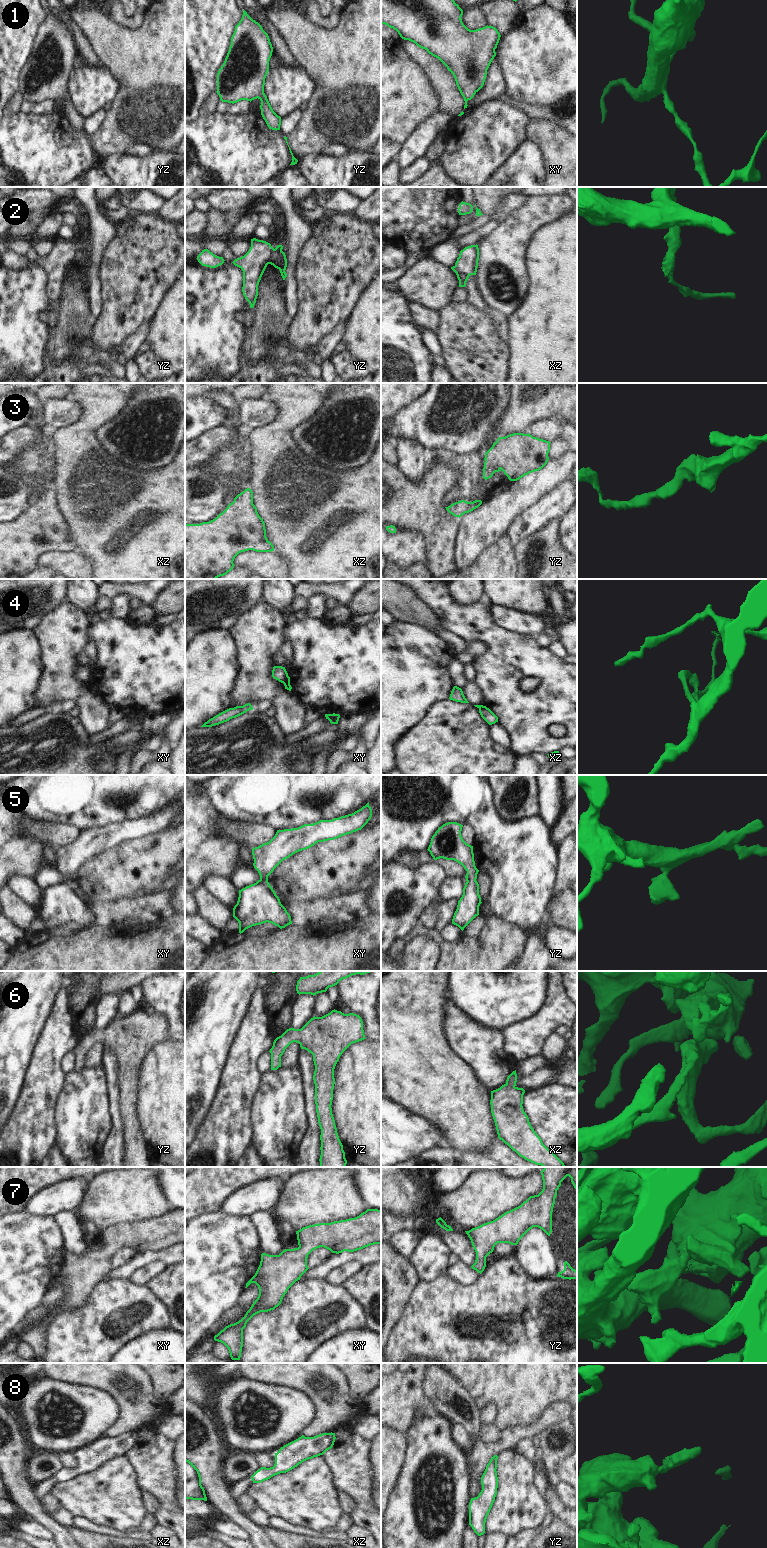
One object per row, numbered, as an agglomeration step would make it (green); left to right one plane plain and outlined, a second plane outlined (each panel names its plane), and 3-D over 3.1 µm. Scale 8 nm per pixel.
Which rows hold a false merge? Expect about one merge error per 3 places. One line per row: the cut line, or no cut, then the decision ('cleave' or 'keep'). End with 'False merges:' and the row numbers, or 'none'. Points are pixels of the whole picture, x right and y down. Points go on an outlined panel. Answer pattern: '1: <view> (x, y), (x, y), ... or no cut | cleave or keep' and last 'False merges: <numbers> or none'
1: no cut | keep
2: yz (281, 249), (275, 249), (272, 252), (268, 263) | cleave
3: no cut | keep
4: xy (288, 676), (283, 683) | cleave
5: no cut | keep
6: no cut | keep
7: no cut | keep
8: no cut | keep
False merges: 2, 4

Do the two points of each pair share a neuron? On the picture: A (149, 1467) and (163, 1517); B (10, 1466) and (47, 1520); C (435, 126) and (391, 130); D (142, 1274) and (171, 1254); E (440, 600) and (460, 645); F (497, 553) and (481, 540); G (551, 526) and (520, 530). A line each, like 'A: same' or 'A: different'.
A: same
B: same
C: different
D: different
E: different
F: different
G: different

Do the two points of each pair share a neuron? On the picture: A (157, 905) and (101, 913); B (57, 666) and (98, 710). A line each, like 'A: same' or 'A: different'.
A: same
B: same

